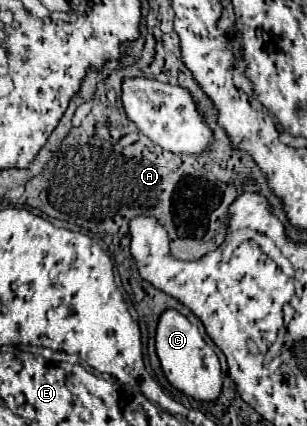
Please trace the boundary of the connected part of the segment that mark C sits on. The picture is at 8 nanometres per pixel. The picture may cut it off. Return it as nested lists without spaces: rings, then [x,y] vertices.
[[[166,310],[158,322],[156,330],[156,352],[164,370],[164,376],[168,382],[184,392],[186,396],[192,396],[194,400],[216,400],[222,390],[222,378],[220,378],[220,362],[214,350],[208,350],[208,344],[200,336],[198,328],[180,312]]]

